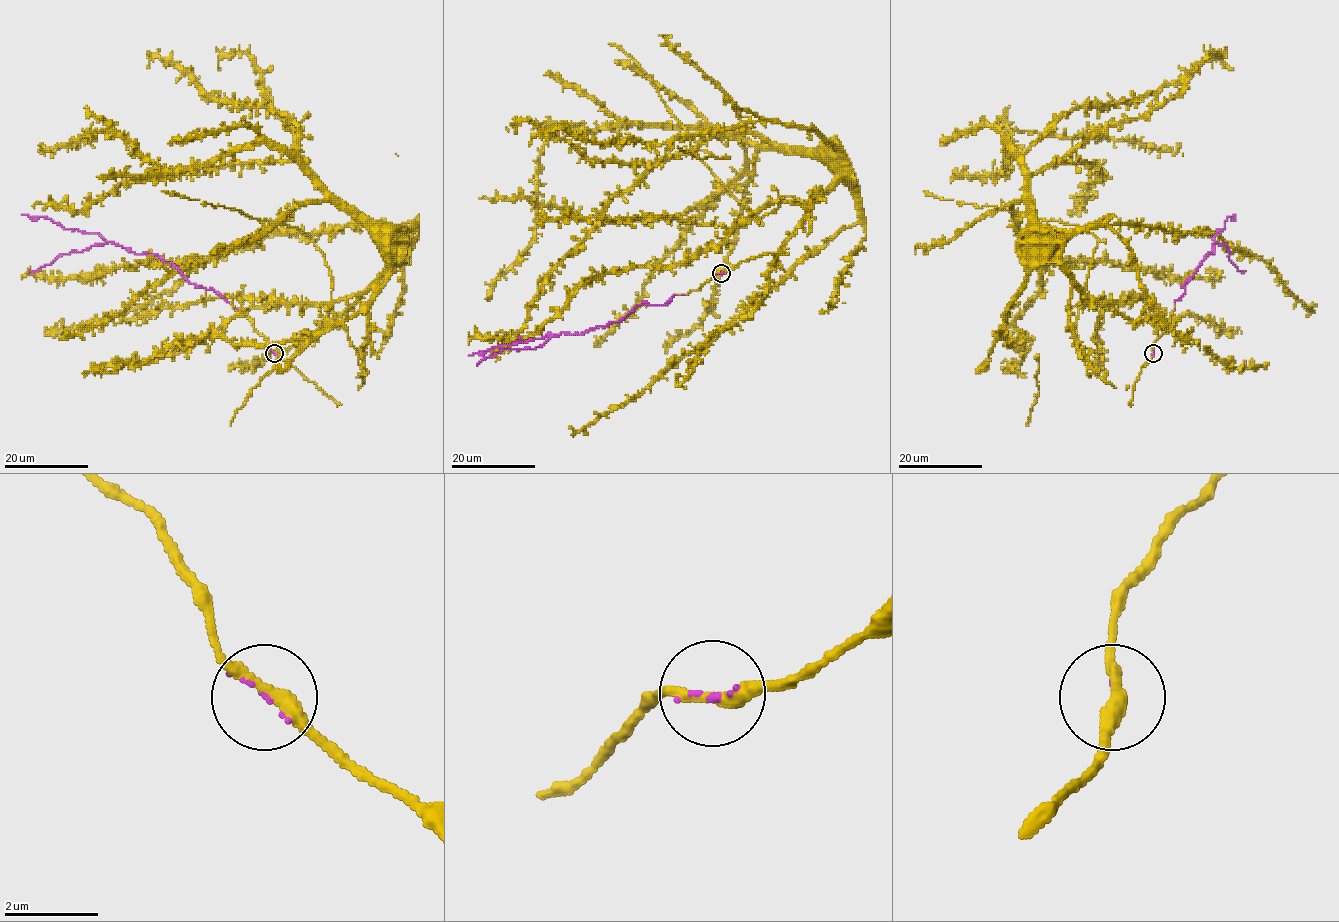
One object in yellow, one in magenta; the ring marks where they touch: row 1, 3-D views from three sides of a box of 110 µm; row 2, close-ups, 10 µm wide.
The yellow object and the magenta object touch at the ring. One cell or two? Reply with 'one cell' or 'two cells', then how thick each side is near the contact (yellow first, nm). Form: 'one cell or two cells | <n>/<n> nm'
one cell | 300/80 nm

